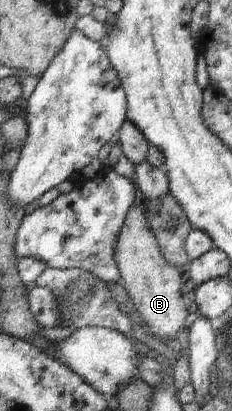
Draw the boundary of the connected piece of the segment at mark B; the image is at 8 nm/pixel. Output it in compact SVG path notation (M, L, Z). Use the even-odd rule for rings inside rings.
M131 205L125 213L123 224L119 227L114 246L113 262L119 271L121 286L131 298L137 314L143 324L161 341L173 340L177 333L182 334L181 327L185 322L186 308L181 299L182 279L174 266L167 264L158 249L156 238L147 228L143 211L137 205Z

